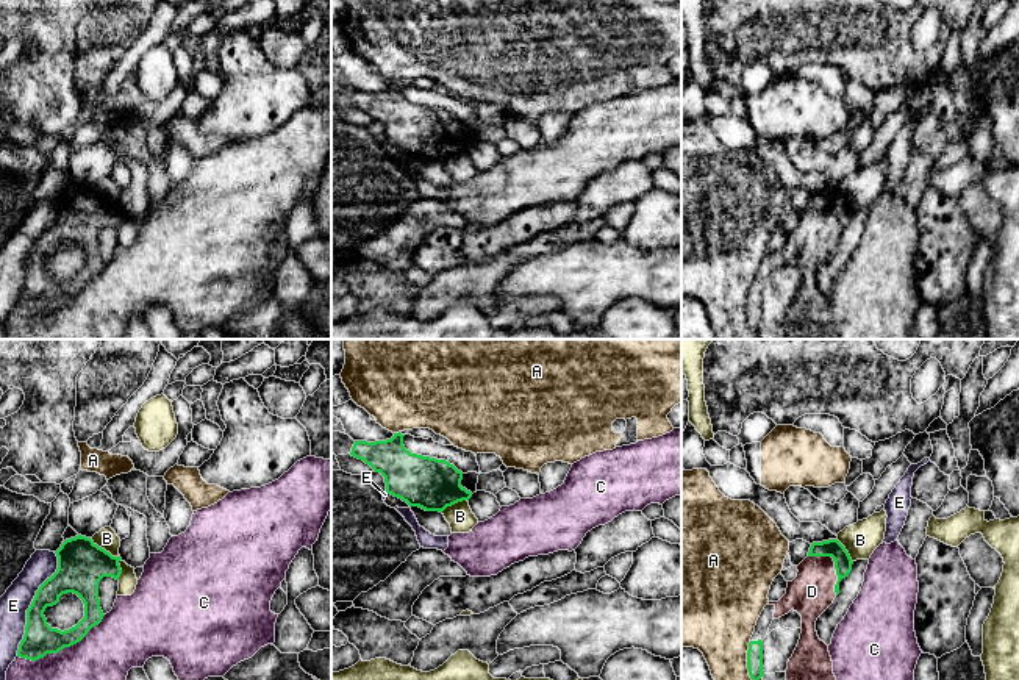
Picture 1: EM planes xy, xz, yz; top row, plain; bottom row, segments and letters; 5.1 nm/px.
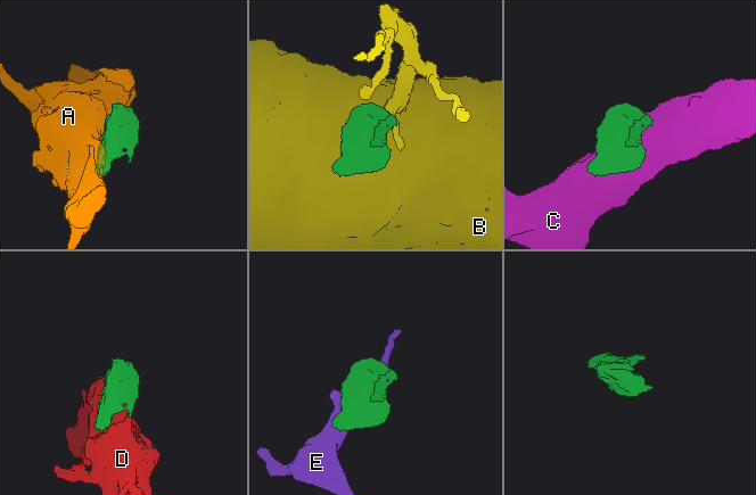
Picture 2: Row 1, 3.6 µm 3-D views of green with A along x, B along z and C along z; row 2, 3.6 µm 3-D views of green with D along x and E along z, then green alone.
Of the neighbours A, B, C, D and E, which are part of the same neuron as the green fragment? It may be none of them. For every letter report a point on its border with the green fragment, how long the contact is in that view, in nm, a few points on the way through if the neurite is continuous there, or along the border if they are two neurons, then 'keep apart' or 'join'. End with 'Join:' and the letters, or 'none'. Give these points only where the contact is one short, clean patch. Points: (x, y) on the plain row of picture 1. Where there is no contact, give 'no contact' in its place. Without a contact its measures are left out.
A: meets green in yz at (747, 313); contact 220 nm long; keep apart
B: meets green in xy at (116, 207); contact 260 nm long; border along xy (89, 188), (121, 208), (119, 229); keep apart
C: meets green in xy at (61, 299); contact 500 nm long; keep apart
D: meets green in yz at (835, 214); contact 260 nm long; join
E: meets green in xy at (32, 254); contact 550 nm long; keep apart
Join: D

